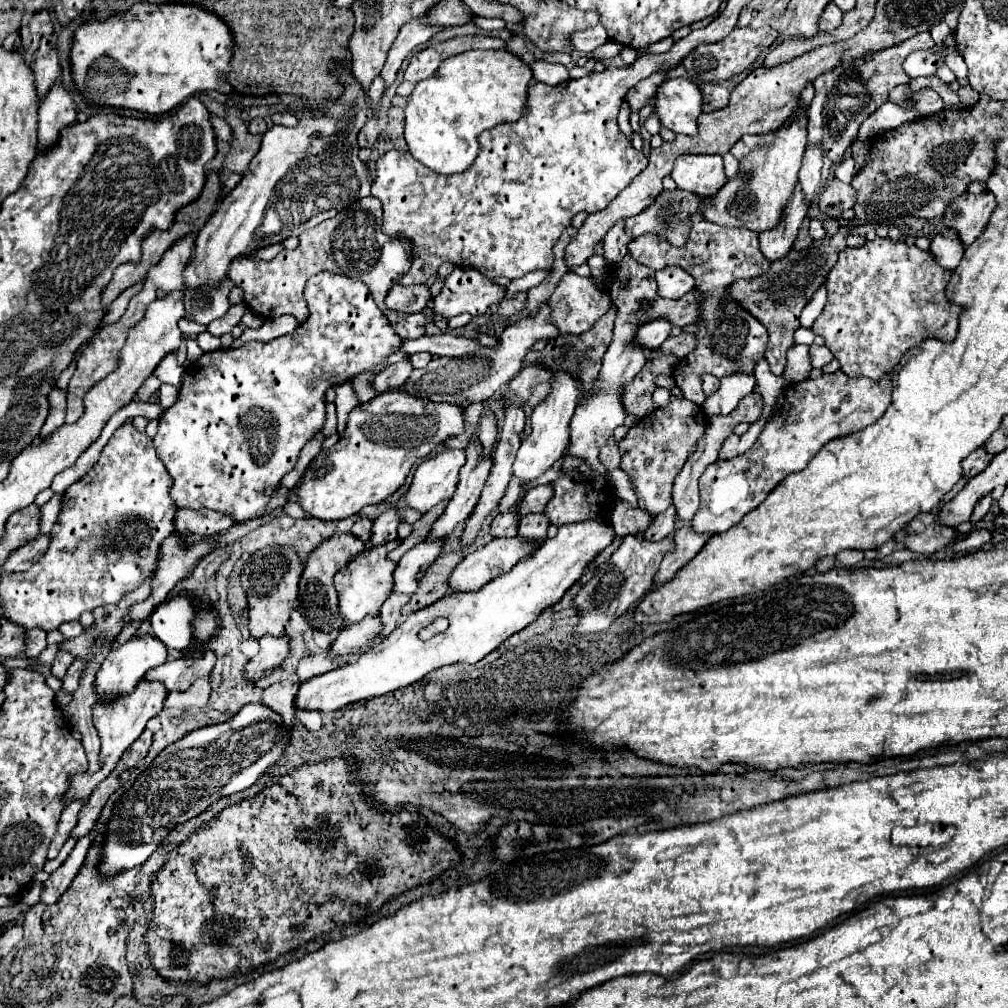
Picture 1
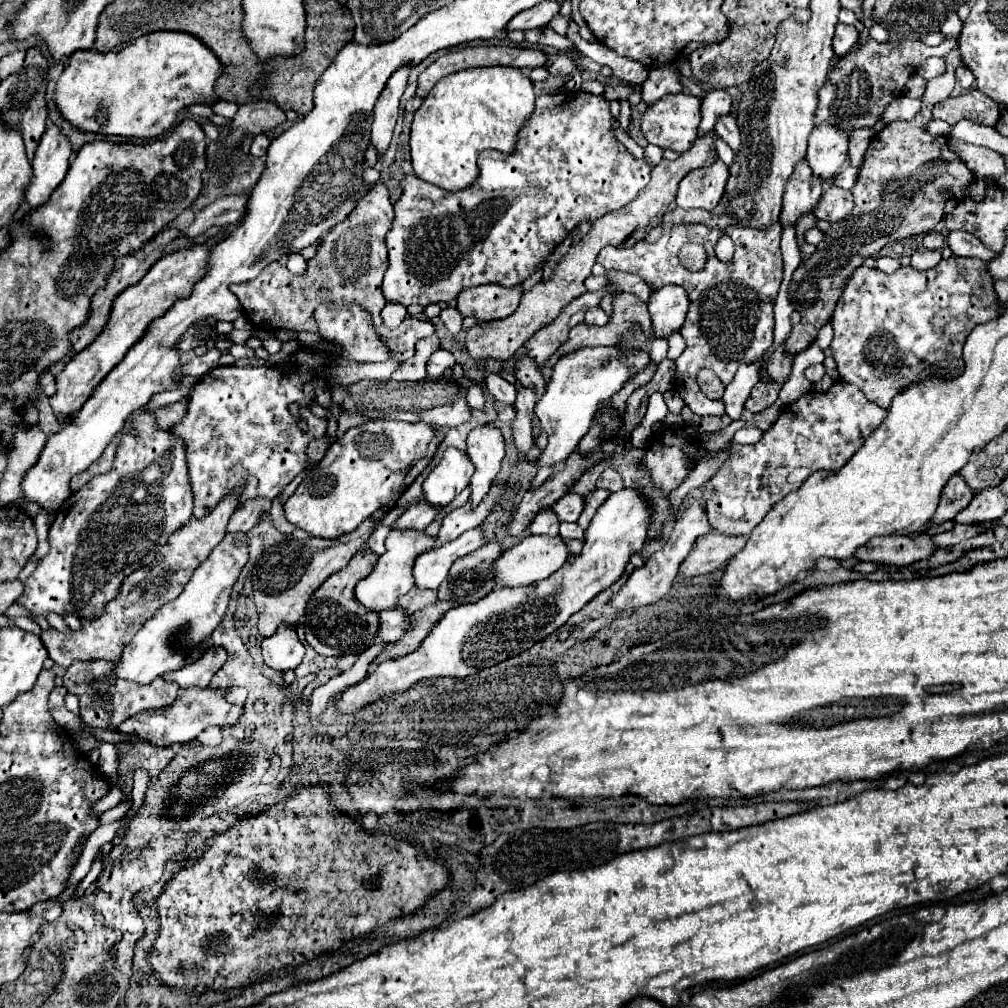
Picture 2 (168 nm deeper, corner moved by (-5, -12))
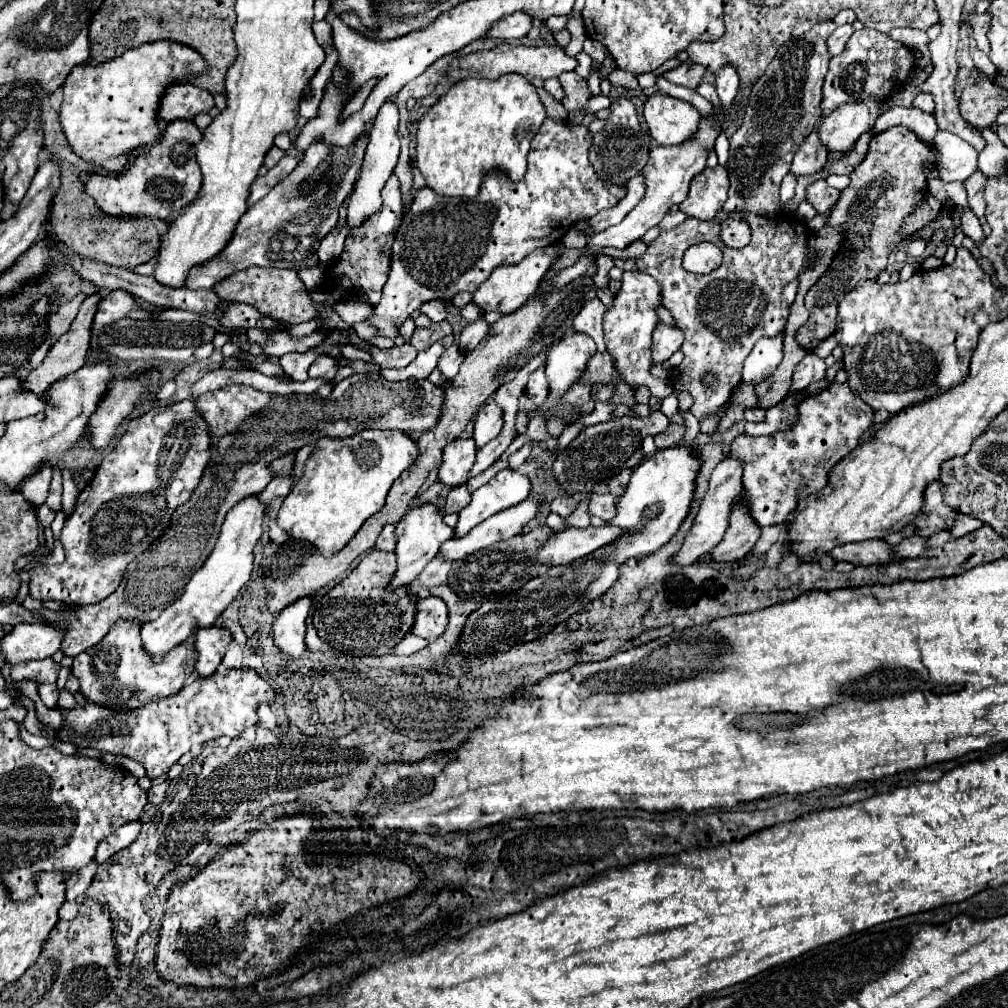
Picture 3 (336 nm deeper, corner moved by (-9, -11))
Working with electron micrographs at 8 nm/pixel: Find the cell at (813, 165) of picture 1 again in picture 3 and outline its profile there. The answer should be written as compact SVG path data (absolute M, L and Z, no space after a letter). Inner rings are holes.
M866 99L856 103L846 103L830 115L822 117L822 125L816 129L828 151L844 153L856 139L870 131L876 119L888 111L886 99Z

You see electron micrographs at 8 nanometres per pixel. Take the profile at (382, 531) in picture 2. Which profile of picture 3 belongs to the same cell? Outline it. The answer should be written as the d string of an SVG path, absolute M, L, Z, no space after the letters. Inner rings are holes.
M386 525L382 529L382 535L376 541L376 549L380 551L394 551L396 547L396 535L394 535L394 525Z

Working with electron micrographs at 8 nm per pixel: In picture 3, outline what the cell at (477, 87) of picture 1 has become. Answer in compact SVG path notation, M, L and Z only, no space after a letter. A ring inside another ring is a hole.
M526 77L458 81L420 119L416 165L426 185L446 197L476 197L488 173L504 173L510 181L520 181L526 173L530 141L544 117L536 87Z

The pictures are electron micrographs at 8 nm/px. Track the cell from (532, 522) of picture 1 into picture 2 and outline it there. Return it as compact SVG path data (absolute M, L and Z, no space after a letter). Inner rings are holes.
M546 508L546 510L538 512L536 518L532 520L532 524L530 524L530 532L532 532L532 534L556 536L556 534L558 534L558 526L560 526L560 522L558 522L556 514L554 514L550 508Z

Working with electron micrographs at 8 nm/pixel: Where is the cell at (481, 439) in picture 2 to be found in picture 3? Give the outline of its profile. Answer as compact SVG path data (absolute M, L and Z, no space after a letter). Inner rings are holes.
M488 401L480 407L480 411L476 415L476 421L474 421L476 447L486 445L488 441L492 441L502 431L502 425L504 425L502 415L504 415L502 407L496 405L494 401Z

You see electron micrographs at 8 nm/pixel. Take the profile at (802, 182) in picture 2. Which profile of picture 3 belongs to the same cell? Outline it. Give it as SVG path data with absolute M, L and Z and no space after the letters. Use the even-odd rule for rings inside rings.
M812 131L804 143L800 145L798 153L792 161L792 173L794 175L812 175L818 173L826 165L828 151L824 151L824 143L820 143L820 137L816 131Z

